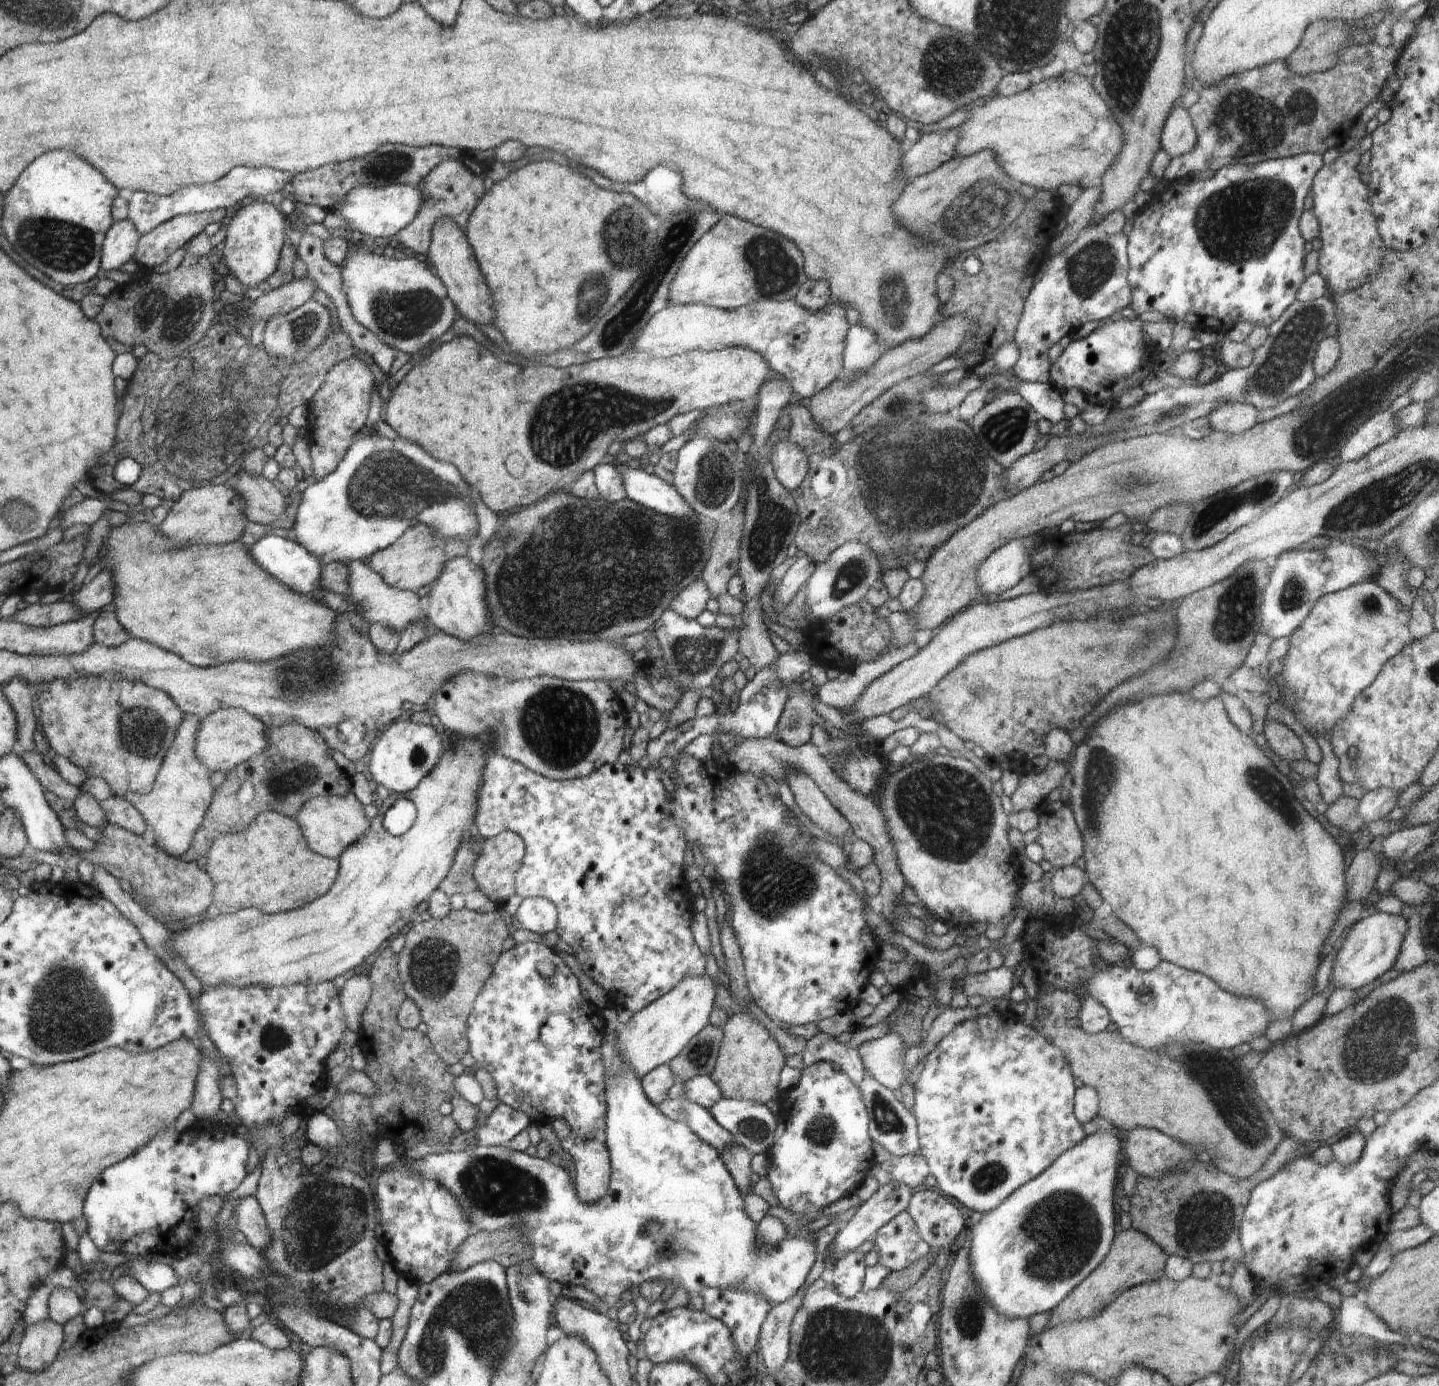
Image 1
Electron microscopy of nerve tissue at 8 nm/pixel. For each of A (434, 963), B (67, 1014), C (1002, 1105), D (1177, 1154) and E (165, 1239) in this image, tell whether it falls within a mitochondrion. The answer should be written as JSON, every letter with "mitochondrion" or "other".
{"A":"mitochondrion","B":"mitochondrion","C":"other","D":"mitochondrion","E":"other"}

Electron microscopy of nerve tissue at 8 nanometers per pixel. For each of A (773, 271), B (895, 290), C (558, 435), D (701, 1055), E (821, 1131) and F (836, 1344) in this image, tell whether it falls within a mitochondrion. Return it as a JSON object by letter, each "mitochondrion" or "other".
{"A":"mitochondrion","B":"mitochondrion","C":"mitochondrion","D":"mitochondrion","E":"mitochondrion","F":"mitochondrion"}

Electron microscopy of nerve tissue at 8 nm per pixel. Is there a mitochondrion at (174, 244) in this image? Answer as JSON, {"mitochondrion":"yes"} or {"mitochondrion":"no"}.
{"mitochondrion":"no"}

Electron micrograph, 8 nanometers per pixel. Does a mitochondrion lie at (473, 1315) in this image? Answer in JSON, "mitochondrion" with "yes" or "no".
{"mitochondrion":"yes"}

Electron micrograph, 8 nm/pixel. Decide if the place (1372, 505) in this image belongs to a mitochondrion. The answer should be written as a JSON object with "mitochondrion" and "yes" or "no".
{"mitochondrion":"yes"}

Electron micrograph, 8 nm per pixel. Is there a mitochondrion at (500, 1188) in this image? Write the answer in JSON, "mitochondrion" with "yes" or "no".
{"mitochondrion":"yes"}

